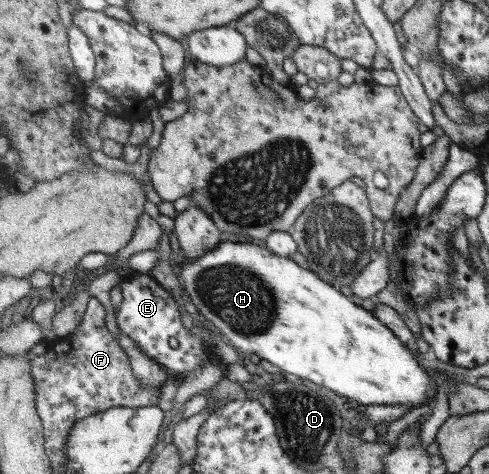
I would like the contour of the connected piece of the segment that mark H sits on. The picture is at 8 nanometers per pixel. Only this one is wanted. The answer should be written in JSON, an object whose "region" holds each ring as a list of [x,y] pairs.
{"region":[[[224,239],[217,248],[207,250],[197,260],[185,258],[179,262],[179,267],[179,275],[185,282],[185,293],[197,311],[244,354],[257,355],[279,370],[297,374],[301,379],[338,393],[343,400],[366,407],[422,407],[435,400],[430,372],[423,368],[414,350],[410,350],[391,327],[310,268],[301,268],[291,257],[275,254],[266,246],[235,244]]]}

